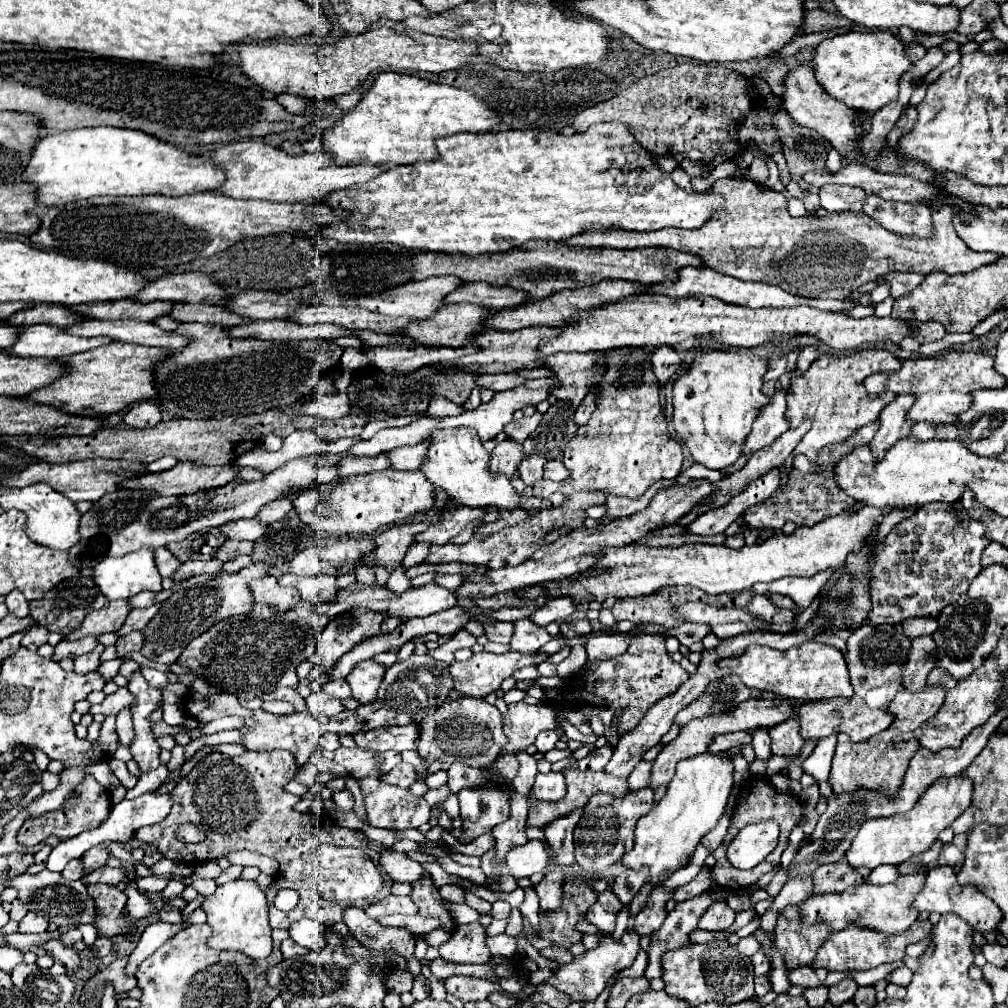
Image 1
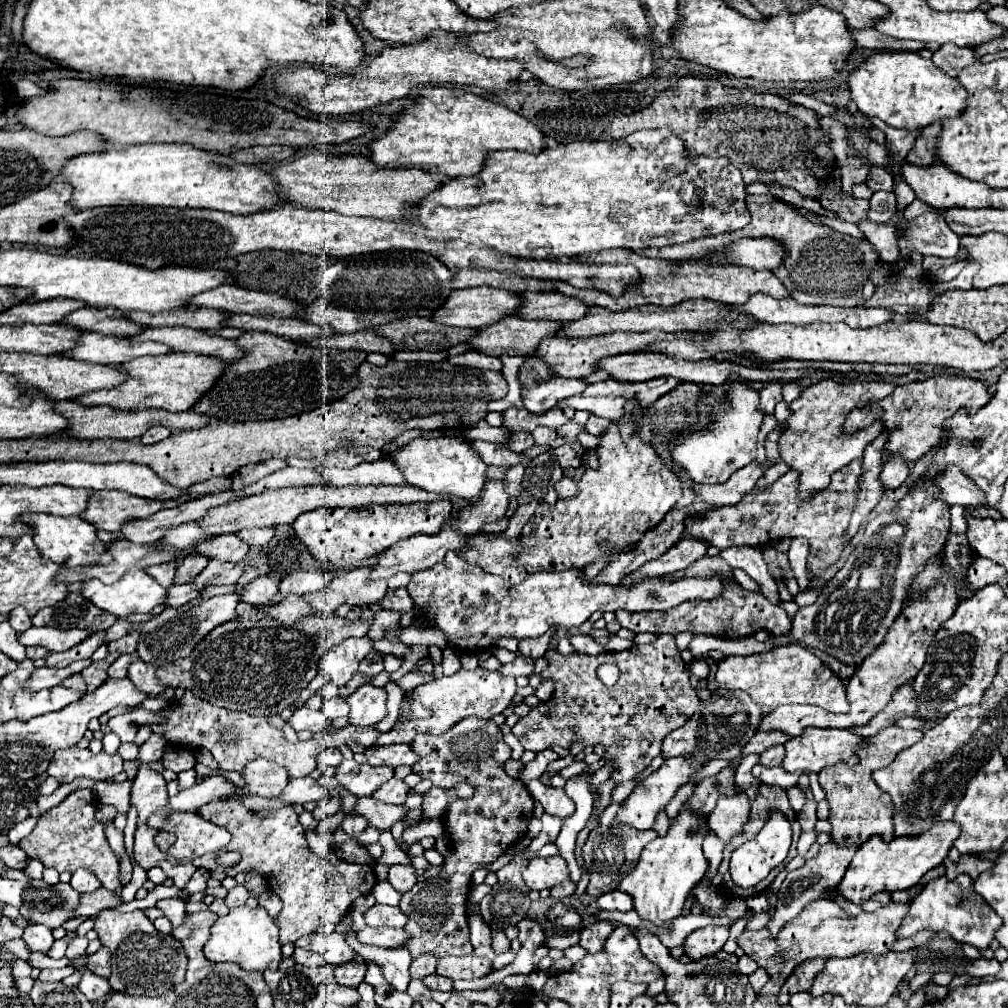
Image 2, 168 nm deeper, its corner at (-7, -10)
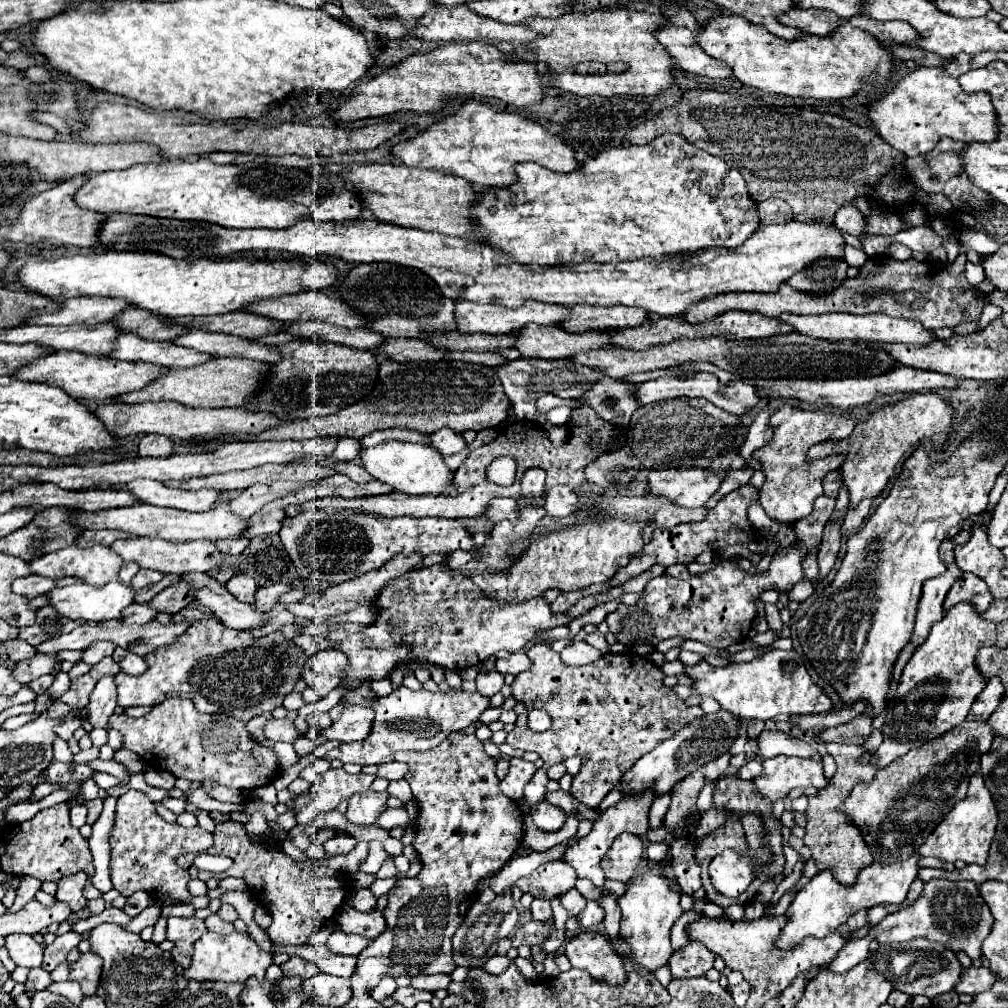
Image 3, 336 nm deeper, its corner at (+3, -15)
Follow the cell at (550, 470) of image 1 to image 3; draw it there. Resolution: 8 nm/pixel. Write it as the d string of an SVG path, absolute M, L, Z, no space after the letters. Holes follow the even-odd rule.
M552 486L548 496L546 496L546 504L544 510L554 516L554 518L564 518L564 516L572 516L578 508L578 496L568 488L568 486Z

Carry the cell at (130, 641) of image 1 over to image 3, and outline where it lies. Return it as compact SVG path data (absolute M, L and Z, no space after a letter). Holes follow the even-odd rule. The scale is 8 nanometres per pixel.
M104 676L92 696L90 696L90 704L86 706L88 710L88 720L94 728L106 728L108 718L114 714L116 708L116 686L114 686L114 676Z

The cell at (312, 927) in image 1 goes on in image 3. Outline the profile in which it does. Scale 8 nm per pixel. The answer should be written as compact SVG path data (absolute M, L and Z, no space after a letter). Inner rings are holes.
M320 946L320 948L316 948L316 966L320 972L350 978L356 968L356 956L334 954L326 946Z

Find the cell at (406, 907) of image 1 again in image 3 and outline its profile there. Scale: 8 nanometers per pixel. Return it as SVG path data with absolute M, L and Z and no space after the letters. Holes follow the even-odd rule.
M340 906L336 910L336 924L348 934L358 934L366 938L376 938L384 932L386 922L382 914L376 912L358 912L352 906Z

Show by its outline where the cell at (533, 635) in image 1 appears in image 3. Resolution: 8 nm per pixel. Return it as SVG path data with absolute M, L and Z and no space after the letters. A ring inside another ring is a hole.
M488 672L488 674L482 674L476 678L476 686L478 686L478 692L484 694L484 696L494 696L496 692L500 692L500 688L504 686L504 676L498 674L498 672Z

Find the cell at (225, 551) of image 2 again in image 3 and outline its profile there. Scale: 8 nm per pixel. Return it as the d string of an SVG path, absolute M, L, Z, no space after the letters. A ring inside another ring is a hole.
M126 538L110 544L116 554L120 554L126 562L136 562L140 568L152 568L164 574L186 574L186 572L208 572L222 564L222 554L208 540L194 542L166 542L162 538Z

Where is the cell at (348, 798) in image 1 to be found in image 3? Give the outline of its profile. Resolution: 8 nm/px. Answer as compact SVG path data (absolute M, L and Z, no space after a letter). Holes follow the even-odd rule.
M338 834L334 836L328 844L326 844L326 850L332 854L332 856L344 856L348 854L352 848L356 846L356 840L348 834Z

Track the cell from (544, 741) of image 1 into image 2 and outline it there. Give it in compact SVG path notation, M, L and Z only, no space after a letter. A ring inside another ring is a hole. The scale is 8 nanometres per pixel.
M546 749L546 751L542 751L542 753L536 753L536 759L534 759L532 763L524 765L520 779L522 779L524 783L528 783L530 779L538 779L538 777L546 771L548 763L550 763L550 761L556 761L558 757L560 757L560 755L558 755L556 751L552 751L552 749Z

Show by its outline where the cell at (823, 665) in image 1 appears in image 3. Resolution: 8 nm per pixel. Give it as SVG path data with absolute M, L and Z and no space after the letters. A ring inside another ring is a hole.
M770 650L758 660L752 662L736 662L726 668L710 666L702 660L696 666L686 666L684 672L692 688L700 696L714 698L724 710L752 718L752 720L770 720L778 716L808 716L808 714L826 714L832 708L830 698L816 686L804 668L804 664L796 664L794 668L794 650Z

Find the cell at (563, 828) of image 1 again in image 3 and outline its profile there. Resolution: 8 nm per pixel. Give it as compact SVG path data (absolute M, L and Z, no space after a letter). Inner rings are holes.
M534 900L532 906L530 906L530 914L532 914L532 920L550 920L552 918L552 908L550 908L550 902L548 900Z

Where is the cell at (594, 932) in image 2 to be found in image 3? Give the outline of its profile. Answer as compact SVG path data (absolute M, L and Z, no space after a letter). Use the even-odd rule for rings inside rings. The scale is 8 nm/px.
M586 930L570 938L566 956L574 968L586 970L594 980L604 980L612 986L620 986L626 980L622 958L612 950L610 938L596 930Z

